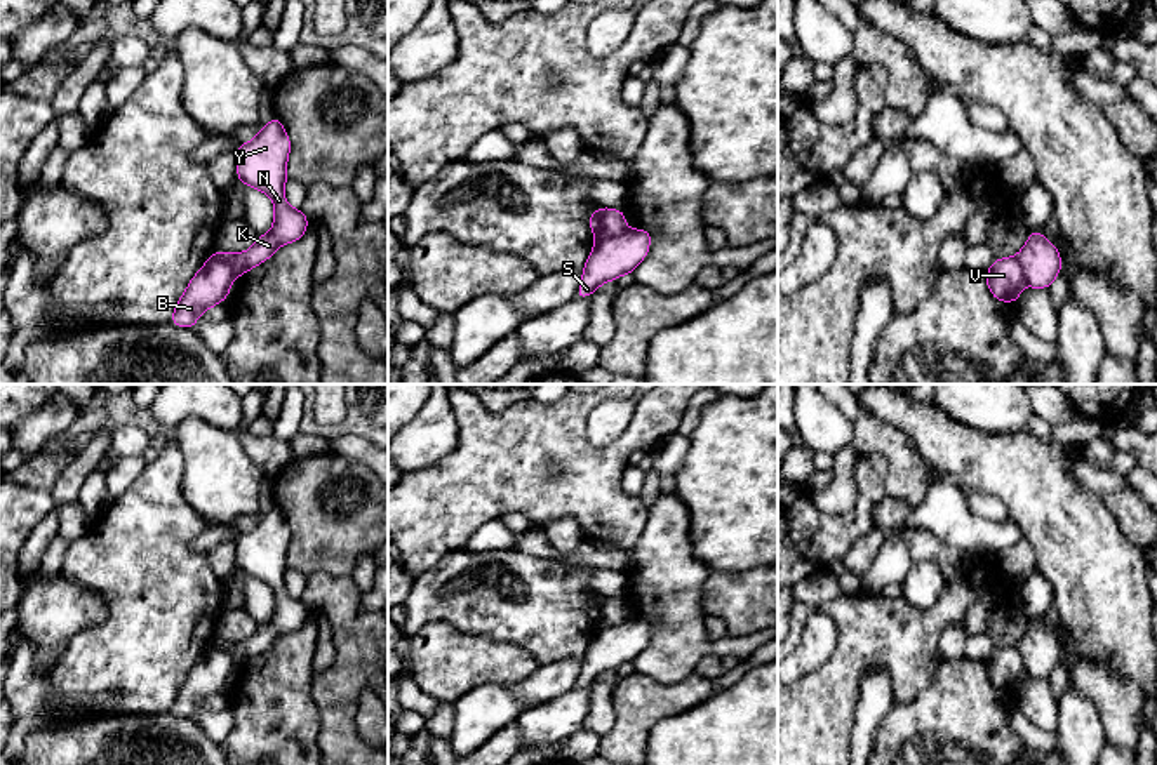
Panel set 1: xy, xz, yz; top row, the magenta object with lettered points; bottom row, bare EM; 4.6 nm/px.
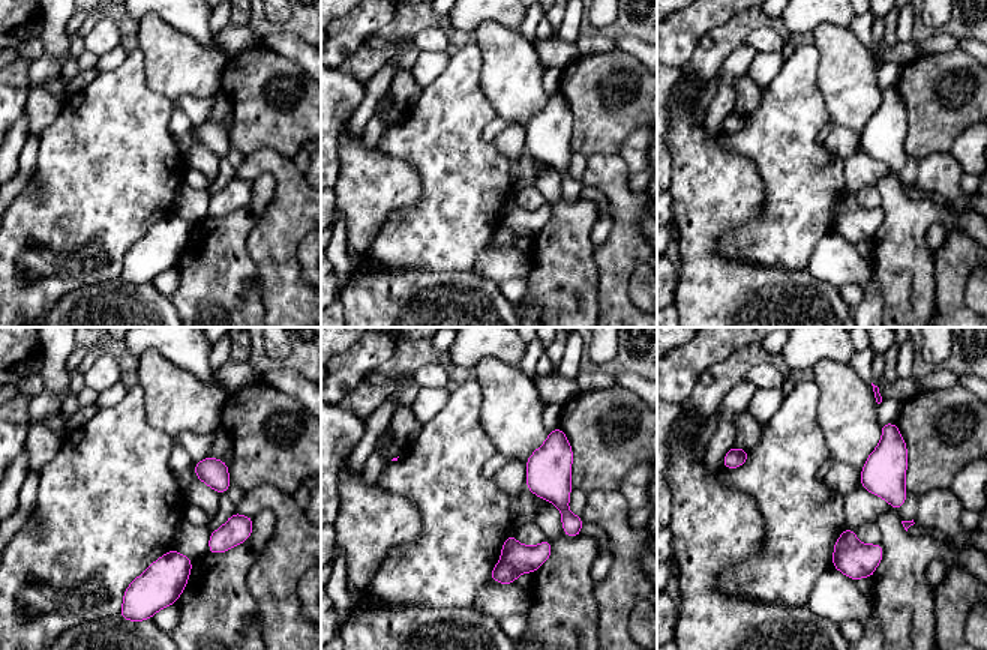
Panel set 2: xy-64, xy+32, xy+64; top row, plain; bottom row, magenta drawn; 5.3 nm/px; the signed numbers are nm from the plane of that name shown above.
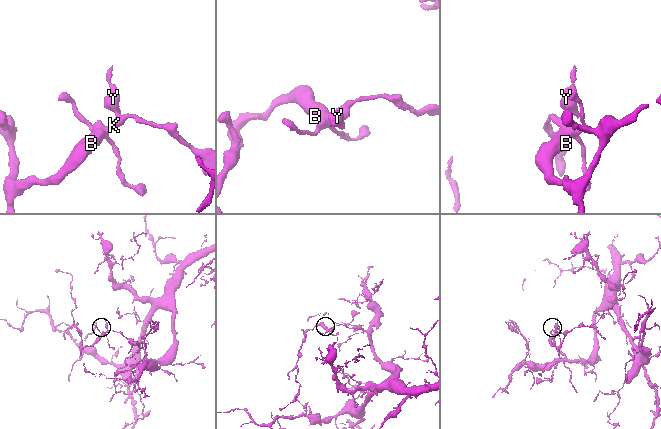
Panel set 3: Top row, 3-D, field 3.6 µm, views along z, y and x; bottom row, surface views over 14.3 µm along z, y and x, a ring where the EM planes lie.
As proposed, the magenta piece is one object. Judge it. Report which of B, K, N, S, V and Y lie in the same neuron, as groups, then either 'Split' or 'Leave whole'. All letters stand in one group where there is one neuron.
Groups: B V / K N S Y. Split

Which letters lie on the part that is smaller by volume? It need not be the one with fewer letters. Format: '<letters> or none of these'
B, V

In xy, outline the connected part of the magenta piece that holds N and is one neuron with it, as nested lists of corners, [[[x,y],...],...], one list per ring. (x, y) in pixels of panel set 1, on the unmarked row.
[[[277,504],[251,532],[235,539],[238,570],[266,582],[275,595],[271,621],[259,624],[249,640],[228,643],[214,638],[212,645],[226,650],[237,666],[268,650],[280,635],[292,633],[306,622],[310,609],[301,598],[292,598],[284,586],[289,542],[291,529]]]

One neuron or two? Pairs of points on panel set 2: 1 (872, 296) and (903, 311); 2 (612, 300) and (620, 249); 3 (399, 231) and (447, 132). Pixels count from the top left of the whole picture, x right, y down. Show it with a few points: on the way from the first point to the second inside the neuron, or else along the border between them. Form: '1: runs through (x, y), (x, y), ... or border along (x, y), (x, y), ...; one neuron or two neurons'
1: border along (872, 266), (881, 294), (882, 311); two neurons
2: runs through (614, 288), (615, 261); one neuron
3: runs through (425, 209), (447, 186), (447, 158); one neuron

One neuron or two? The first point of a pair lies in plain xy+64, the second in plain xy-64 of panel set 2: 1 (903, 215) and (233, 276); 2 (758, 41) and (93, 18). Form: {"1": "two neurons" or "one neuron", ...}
{"1": "one neuron", "2": "two neurons"}

